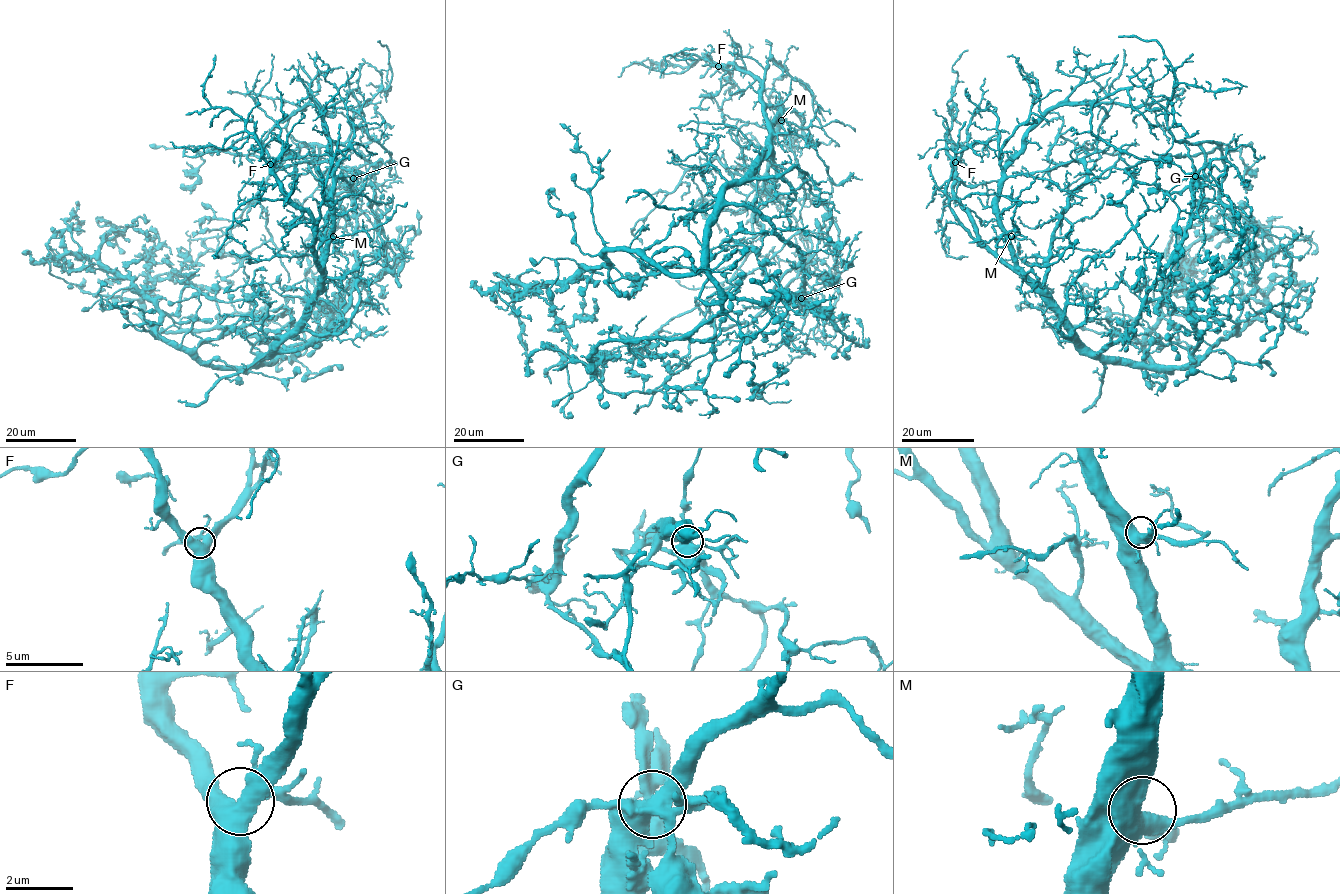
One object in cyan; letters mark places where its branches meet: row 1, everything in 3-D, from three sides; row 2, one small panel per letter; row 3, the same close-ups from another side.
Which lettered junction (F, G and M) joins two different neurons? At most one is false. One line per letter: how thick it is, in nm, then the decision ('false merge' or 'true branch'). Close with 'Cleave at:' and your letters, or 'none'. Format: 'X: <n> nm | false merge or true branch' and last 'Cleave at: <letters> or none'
F: 500 nm | true branch
G: 480 nm | false merge
M: 480 nm | true branch
Cleave at: G

